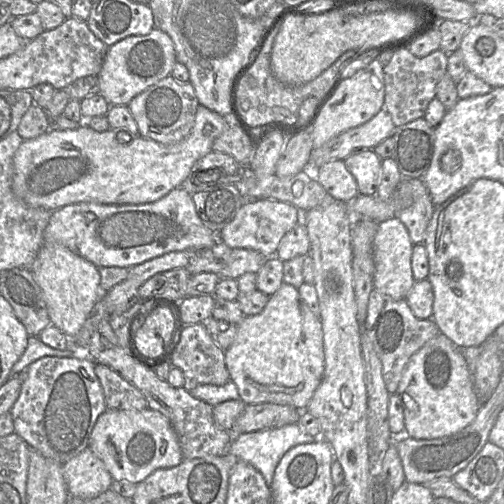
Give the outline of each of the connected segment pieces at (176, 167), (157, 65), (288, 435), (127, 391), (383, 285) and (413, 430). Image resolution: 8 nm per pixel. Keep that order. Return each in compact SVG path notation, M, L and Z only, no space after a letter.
M199 104L191 132L174 144L162 144L141 135L124 144L118 141L115 130L97 132L86 124L73 130L48 131L37 138L24 140L17 149L13 158L12 191L25 204L49 211L80 202L119 205L152 203L181 186L195 162L213 151L214 140L225 129L224 117Z
M154 28L145 36L129 36L108 48L97 75L99 94L111 106L127 106L138 94L171 75L177 62L174 43L165 32Z
M290 424L280 428L244 432L236 437L233 435L233 441L229 446L229 453L236 459L251 464L262 474L266 483L271 486L275 469L283 455L297 445L312 443L316 439L320 438L309 435L299 424Z
M95 363L97 375L104 393L107 409L143 410L148 403L142 392L124 379L118 372L104 364Z
M390 218L379 223L373 241L374 288L394 300L406 300L416 282L411 265L413 246L409 232L401 220Z
M442 333L430 339L411 356L397 393L403 403L405 432L416 440L456 434L473 422L481 405L463 355Z

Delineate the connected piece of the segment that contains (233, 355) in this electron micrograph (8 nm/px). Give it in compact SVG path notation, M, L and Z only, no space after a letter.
M283 282L280 288L270 296L261 313L245 316L237 324L236 338L224 353L230 380L236 384L240 399L245 404L274 403L305 411L322 381L325 369L320 317L307 306L297 288Z

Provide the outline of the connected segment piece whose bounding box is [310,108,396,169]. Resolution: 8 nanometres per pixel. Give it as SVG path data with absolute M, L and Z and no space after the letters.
M382 108L366 123L349 129L332 138L310 155L310 169L321 167L327 162L345 160L354 152L374 149L388 137L392 137L396 126L391 115Z

